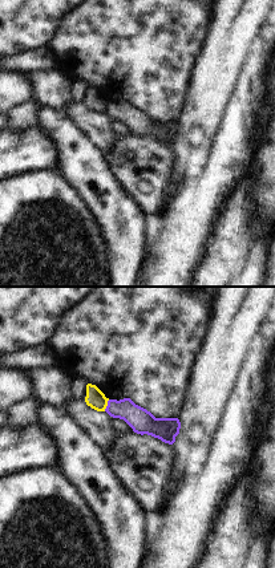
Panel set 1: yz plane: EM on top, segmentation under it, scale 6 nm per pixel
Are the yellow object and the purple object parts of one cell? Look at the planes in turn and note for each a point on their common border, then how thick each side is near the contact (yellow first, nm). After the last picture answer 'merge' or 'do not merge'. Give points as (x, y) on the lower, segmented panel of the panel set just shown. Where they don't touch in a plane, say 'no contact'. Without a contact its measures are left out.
meets yellow at (106, 405); 120 nm thick on the yellow side, 150 nm on the other

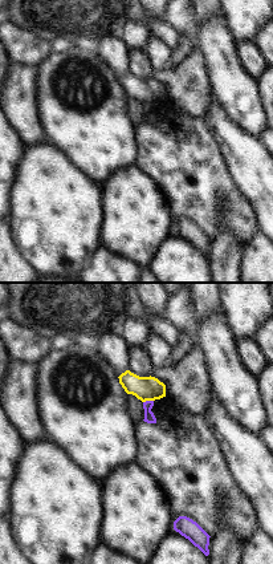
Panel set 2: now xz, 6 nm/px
meets yellow at (147, 400); 140 nm thick on the yellow side, 60 nm on the other

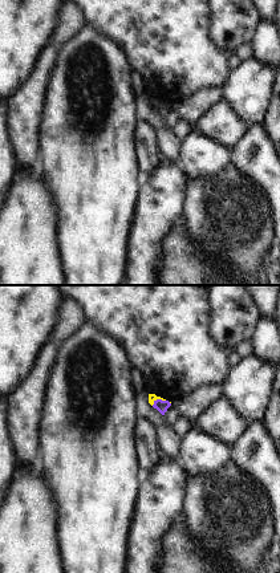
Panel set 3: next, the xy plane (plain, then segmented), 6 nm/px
meets yellow at (158, 398); 50 nm thick on the yellow side, 70 nm on the other

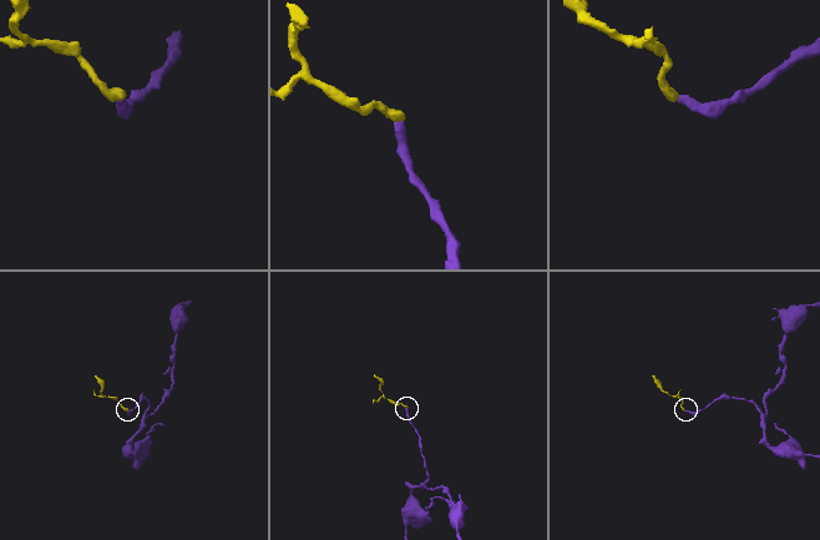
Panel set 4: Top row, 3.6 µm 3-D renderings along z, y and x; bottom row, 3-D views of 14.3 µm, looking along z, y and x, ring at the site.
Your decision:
do not merge

